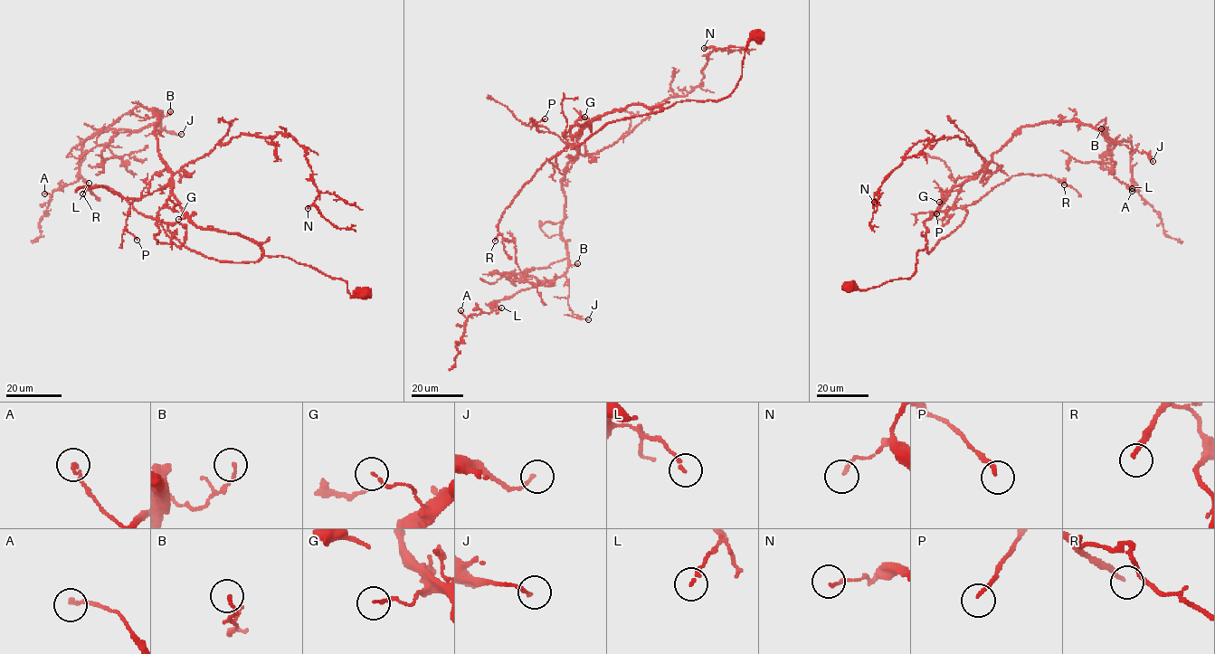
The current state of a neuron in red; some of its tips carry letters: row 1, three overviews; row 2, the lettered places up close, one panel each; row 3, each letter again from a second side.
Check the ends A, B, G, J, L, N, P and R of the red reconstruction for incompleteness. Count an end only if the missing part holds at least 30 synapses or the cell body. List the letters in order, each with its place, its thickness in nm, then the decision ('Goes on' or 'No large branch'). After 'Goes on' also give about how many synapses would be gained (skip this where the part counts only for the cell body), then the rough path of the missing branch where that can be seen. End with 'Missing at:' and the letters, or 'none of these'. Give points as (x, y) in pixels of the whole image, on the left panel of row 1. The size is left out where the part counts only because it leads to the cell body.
A: Place: (44, 194). Thickness 170 nm. No large branch
B: Place: (170, 111). Thickness 120 nm. No large branch
G: Place: (178, 219). Thickness 130 nm. No large branch
J: Place: (181, 134). Thickness 150 nm. No large branch
L: Place: (89, 183). Thickness 120 nm. No large branch
N: Place: (308, 208). Thickness 130 nm. No large branch
P: Place: (137, 240). Thickness 160 nm. No large branch
R: Place: (82, 194). Thickness 180 nm. Goes on. Roughly 200 synapses
Missing at: R

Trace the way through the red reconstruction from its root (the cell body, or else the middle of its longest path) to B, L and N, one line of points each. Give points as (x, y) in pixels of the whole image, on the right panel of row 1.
B: (849, 287), (867, 289), (910, 278), (918, 250), (925, 246), (925, 221), (1021, 127), (1077, 121), (1101, 128)
L: (849, 287), (910, 278), (925, 246), (925, 221), (1021, 127), (1077, 121), (1115, 144), (1129, 141), (1132, 188)
N: (849, 287), (910, 278), (925, 246), (925, 221), (984, 159), (957, 137), (934, 137), (888, 175), (874, 202)

